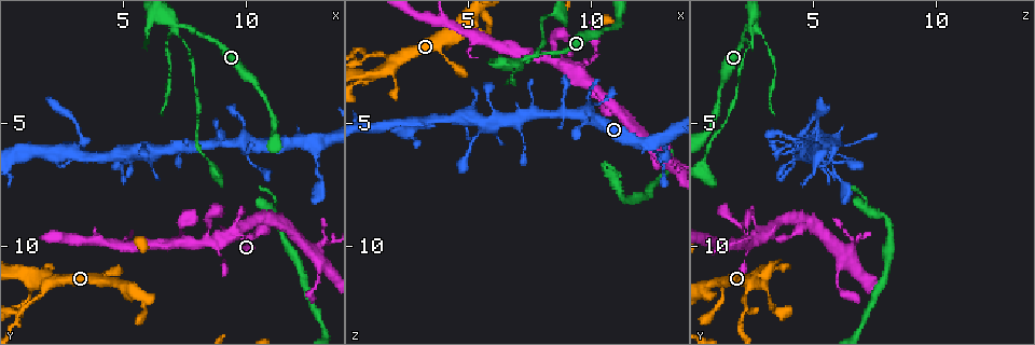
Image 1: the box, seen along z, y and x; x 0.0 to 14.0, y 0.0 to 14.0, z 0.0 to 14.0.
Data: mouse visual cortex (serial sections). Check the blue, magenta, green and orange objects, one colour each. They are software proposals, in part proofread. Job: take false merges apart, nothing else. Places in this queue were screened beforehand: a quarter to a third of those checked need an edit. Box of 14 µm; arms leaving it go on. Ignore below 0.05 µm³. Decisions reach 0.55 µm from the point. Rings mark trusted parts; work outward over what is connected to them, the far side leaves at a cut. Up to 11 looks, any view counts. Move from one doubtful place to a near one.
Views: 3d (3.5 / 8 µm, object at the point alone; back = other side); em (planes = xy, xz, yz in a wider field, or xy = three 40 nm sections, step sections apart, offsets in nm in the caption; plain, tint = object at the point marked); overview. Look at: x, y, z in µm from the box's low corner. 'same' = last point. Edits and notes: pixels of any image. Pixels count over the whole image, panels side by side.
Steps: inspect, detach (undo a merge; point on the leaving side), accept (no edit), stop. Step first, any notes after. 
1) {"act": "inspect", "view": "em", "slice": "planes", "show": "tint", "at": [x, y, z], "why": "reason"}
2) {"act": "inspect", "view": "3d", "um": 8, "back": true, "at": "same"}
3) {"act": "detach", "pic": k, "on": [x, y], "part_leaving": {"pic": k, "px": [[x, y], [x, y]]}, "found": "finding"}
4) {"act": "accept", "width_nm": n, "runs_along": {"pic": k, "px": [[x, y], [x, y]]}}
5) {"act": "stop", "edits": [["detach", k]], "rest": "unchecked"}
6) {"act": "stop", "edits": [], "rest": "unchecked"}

{"act": "inspect", "view": "3d", "um": 8, "at": [0.8, 12.6, 2.3], "why": "sudden change in width"}

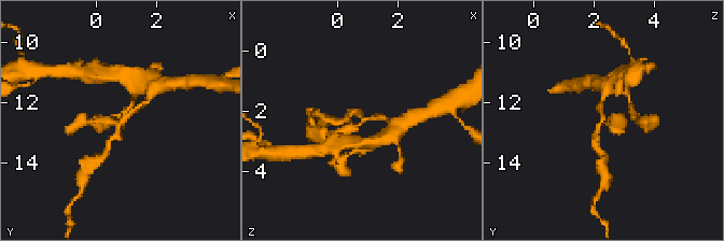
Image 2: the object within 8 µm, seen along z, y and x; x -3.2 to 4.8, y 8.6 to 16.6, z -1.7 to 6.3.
{"act": "inspect", "view": "3d", "um": 3.5, "at": [0.9, 12.6, 2.3]}

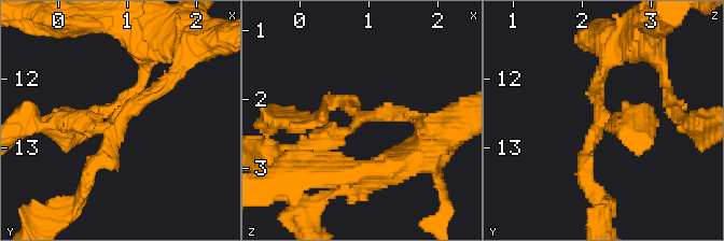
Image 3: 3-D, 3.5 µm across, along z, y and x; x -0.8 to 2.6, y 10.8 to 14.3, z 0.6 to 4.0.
{"act": "inspect", "view": "em", "slice": "xy", "step": 5, "show": "tint", "at": [0.90, 12.60, 2.25]}

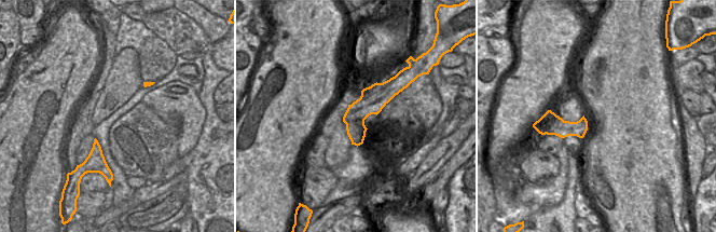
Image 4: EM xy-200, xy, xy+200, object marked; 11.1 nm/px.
{"act": "detach", "pic": 3, "on": [586, 179], "arm_widths_nm": [150, 200, 250], "part_leaving": {"pic": 3, "px": [[586, 150], [586, 186], [611, 209]]}, "found": "a second cell is stuck on"}

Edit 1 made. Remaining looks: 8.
{"act": "inspect", "view": "3d", "um": 8, "at": [8.3, 9.8, 2.4], "why": "side arm on a straight run"}

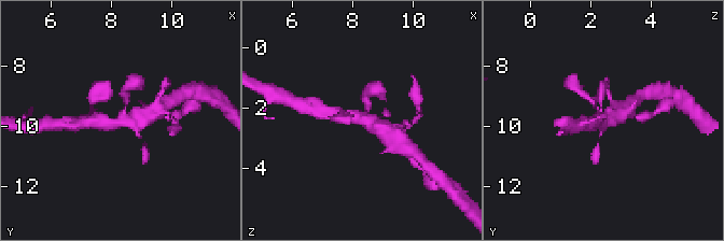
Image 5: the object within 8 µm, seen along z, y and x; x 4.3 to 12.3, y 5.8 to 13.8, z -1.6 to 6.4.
{"act": "inspect", "view": "em", "slice": "xy", "step": 1, "show": "tint", "at": [8.3, 9.8, 2.4], "why": "now the EM"}

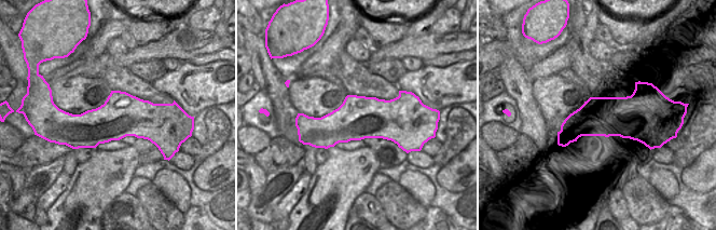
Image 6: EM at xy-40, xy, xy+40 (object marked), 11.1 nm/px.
{"act": "accept", "found": "one cell here"}

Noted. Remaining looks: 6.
{"act": "inspect", "view": "3d", "um": 8, "at": [3.0, 6.3, 4.9], "why": "sharp bend"}

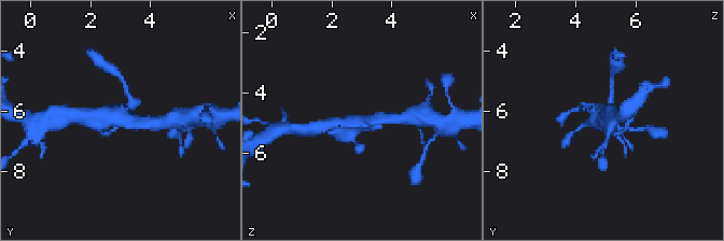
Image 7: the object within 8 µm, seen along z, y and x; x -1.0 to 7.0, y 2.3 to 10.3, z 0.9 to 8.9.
{"act": "inspect", "view": "em", "slice": "xy", "step": 2, "show": "tint", "at": [3.0, 6.3, 4.9], "why": "need the tissue"}

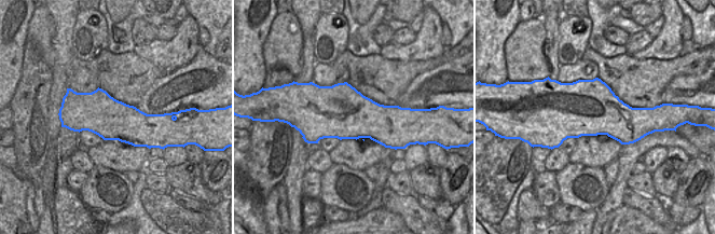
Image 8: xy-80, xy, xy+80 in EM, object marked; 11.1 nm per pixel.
{"act": "detach", "pic": 7, "on": [126, 87], "width_nm": 600, "part_leaving": {"pic": 7, "px": [[127, 105], [125, 83], [111, 68]]}, "found": "a second cell is stuck on"}

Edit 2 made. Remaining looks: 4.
{"act": "inspect", "view": "overview"}

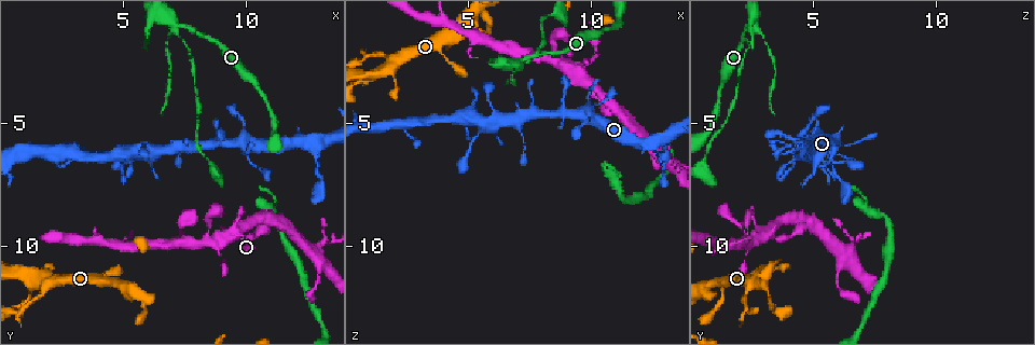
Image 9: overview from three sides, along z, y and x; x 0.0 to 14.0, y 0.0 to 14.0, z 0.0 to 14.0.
{"act": "inspect", "view": "3d", "um": 3.5, "at": [5.8, 5.8, 4.2], "why": "narrows sharply"}

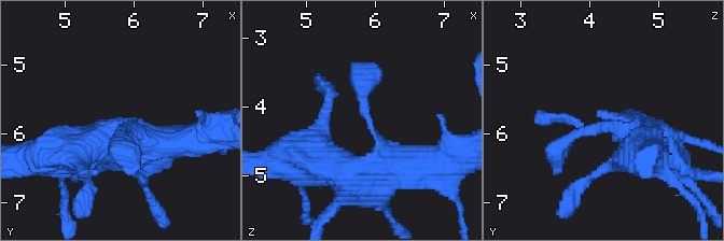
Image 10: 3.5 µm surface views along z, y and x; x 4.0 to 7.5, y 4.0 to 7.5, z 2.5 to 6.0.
{"act": "inspect", "view": "em", "slice": "xy", "step": 5, "show": "plain", "at": [5.95, 5.85, 4.20]}

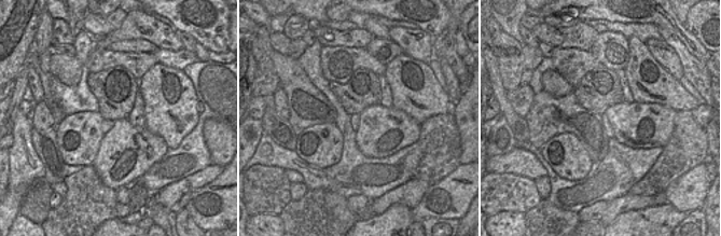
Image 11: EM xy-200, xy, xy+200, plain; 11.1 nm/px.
{"act": "inspect", "view": "em", "slice": "xy", "step": 5, "show": "tint", "at": "same"}

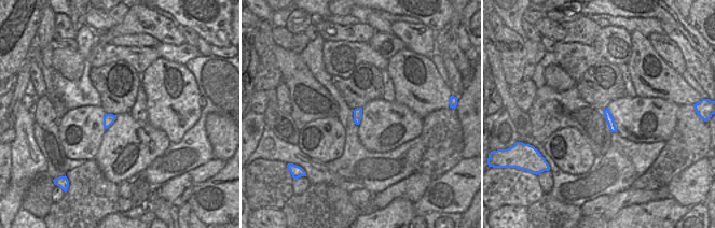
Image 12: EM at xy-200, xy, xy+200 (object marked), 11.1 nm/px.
{"act": "accept", "runs_along": {"pic": 10, "px": [[411, 162], [387, 166], [364, 116], [371, 74]]}, "found": "one cell here"}

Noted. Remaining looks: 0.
{"act": "stop", "edits": [["detach", 3], ["detach", 7]], "rest": "unchecked"}

